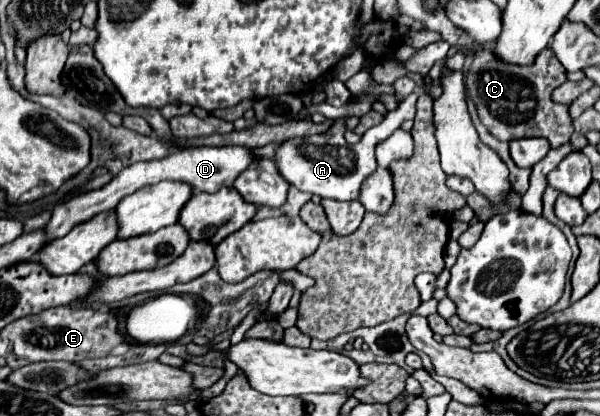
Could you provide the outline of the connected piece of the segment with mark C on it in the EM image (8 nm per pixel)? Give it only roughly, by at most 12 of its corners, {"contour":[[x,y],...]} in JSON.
{"contour":[[550,48],[532,66],[478,52],[470,98],[498,140],[574,132],[552,90],[566,70]]}

